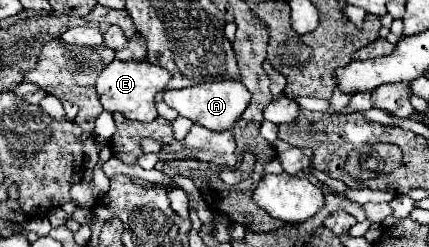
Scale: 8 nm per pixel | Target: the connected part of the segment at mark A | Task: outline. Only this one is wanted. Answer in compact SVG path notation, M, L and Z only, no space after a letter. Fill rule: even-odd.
M212 81L196 87L186 87L180 91L164 91L162 99L166 105L178 111L178 115L190 119L196 125L202 125L210 131L226 131L242 117L244 109L250 103L250 91L242 85L242 81Z

